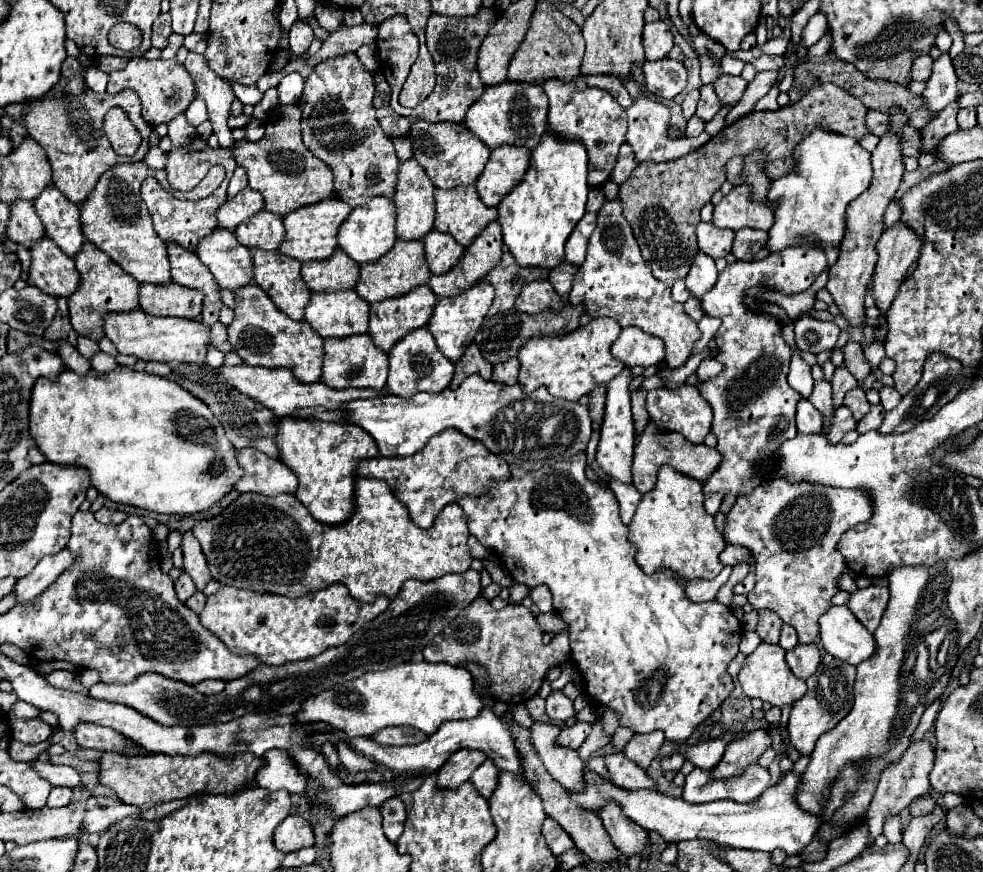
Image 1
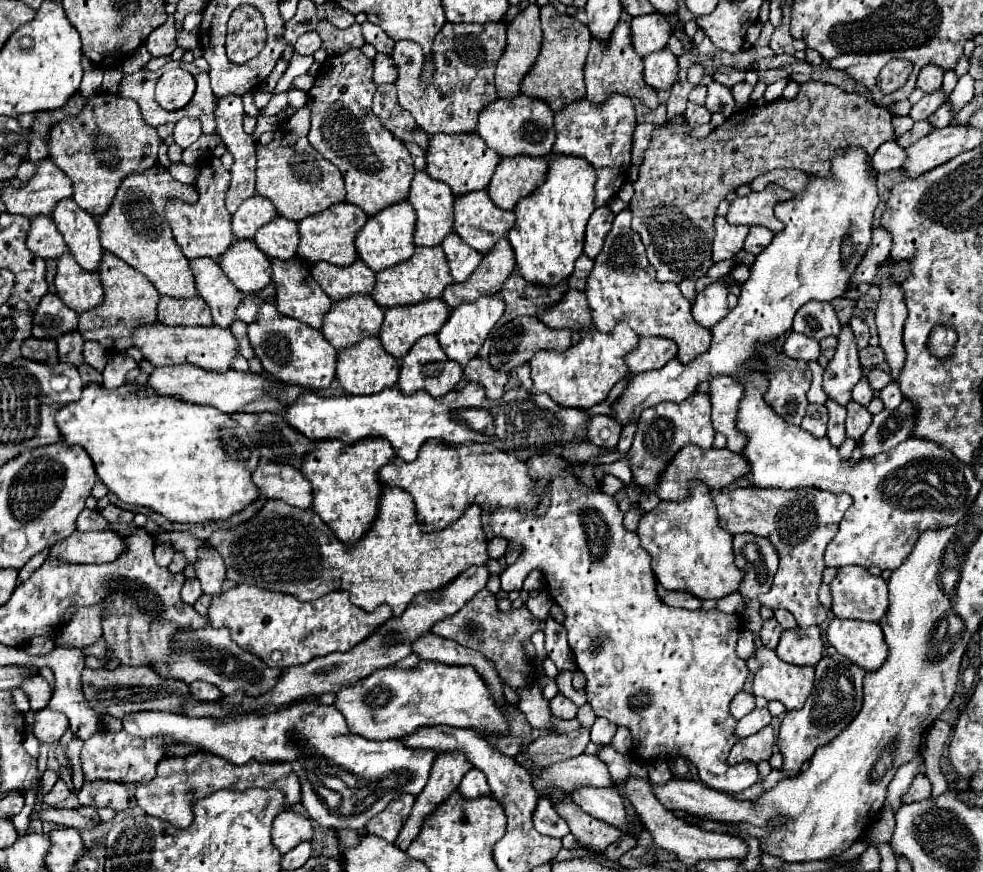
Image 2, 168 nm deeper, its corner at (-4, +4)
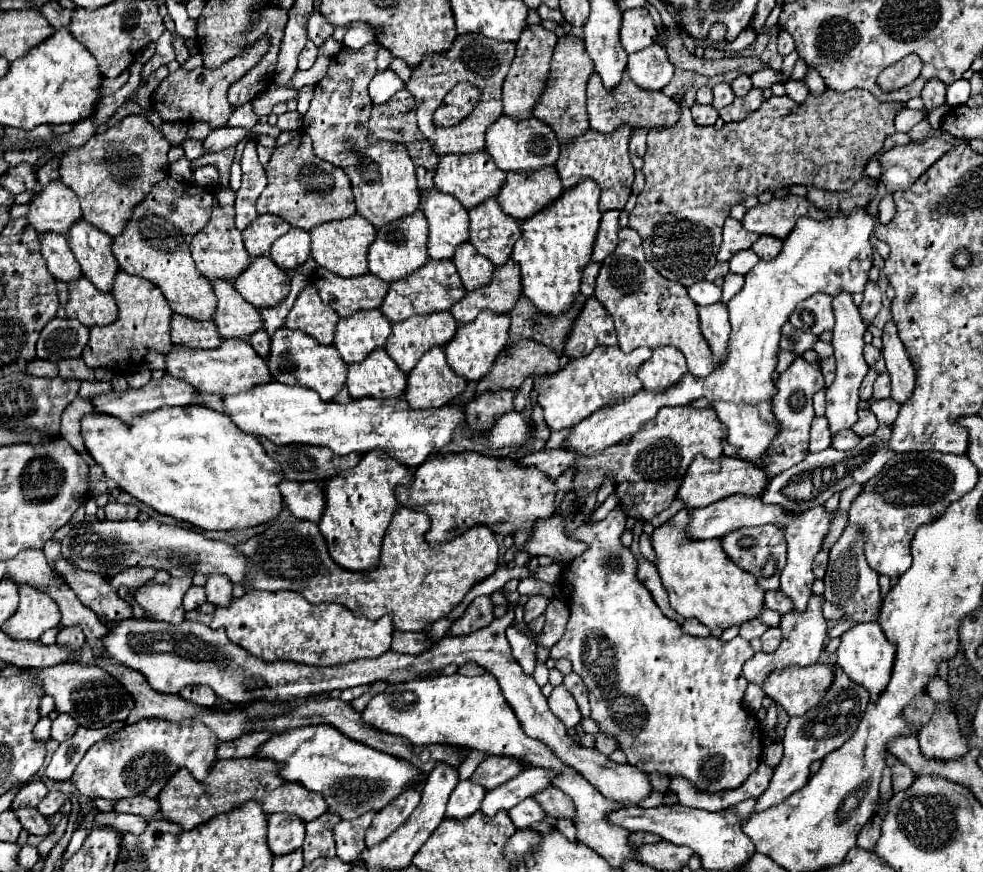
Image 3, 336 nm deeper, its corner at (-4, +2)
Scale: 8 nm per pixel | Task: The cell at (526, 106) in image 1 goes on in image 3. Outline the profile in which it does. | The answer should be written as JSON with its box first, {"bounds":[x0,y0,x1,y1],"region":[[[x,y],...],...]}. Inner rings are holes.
{"bounds":[485,115,559,171],"region":[[[501,115],[493,125],[489,125],[485,133],[485,151],[503,171],[535,171],[547,165],[555,165],[559,153],[559,141],[553,129],[535,117],[513,119]]]}

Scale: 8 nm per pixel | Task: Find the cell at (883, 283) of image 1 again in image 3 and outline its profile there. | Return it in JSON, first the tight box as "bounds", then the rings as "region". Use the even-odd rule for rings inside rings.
{"bounds":[881,321,915,403],"region":[[[889,321],[883,327],[881,339],[883,339],[883,359],[891,375],[891,397],[899,403],[905,403],[909,399],[909,393],[913,393],[913,387],[915,387],[915,371],[899,339],[895,321]]]}

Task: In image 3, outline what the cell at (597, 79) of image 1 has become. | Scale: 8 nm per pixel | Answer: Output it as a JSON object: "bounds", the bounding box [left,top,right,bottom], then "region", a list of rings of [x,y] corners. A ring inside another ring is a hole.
{"bounds":[629,129,647,169],"region":[[[637,129],[631,135],[631,143],[629,143],[629,153],[631,153],[631,163],[635,169],[643,167],[643,155],[645,155],[645,137],[647,137],[647,129]]]}

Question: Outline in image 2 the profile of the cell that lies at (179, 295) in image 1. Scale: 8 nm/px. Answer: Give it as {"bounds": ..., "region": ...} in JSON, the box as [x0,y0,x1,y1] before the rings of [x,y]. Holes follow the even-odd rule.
{"bounds":[159,297,213,327],"region":[[[161,297],[159,301],[159,323],[173,327],[209,327],[213,325],[209,305],[201,299],[173,299]]]}

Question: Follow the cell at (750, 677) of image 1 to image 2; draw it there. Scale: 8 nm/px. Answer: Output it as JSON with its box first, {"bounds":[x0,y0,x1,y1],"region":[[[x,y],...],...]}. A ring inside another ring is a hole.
{"bounds":[753,647,815,709],"region":[[[761,647],[757,651],[761,669],[753,679],[753,695],[761,695],[767,701],[781,701],[787,709],[801,709],[807,695],[813,691],[815,667],[793,667],[781,663],[775,651]]]}

